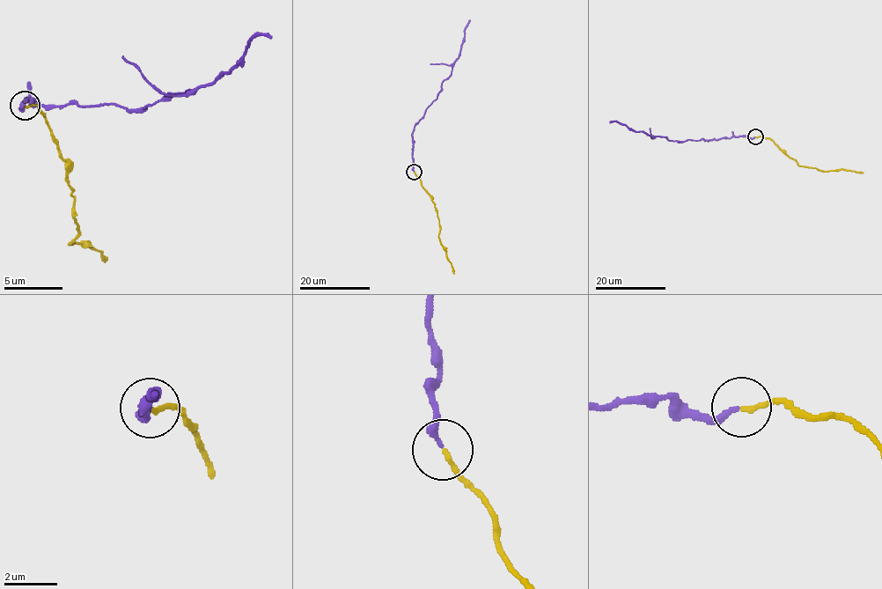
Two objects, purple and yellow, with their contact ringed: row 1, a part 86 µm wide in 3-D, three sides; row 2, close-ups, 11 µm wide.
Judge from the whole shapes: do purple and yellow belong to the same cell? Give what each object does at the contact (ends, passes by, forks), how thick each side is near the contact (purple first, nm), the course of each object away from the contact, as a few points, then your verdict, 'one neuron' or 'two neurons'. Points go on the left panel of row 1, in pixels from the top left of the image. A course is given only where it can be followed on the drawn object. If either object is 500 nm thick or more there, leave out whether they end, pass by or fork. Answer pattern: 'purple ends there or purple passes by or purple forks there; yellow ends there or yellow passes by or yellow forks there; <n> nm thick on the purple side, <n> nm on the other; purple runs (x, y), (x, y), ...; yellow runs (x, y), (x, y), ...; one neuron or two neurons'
purple ends there; yellow ends there; 240 nm thick on the purple side, 180 nm on the other; purple runs (24, 105), (25, 99), (40, 104), (142, 107), (183, 94), (229, 72), (256, 35), (271, 39); yellow runs (24, 105), (36, 106), (41, 113), (64, 162), (77, 233), (69, 244), (88, 242), (88, 246), (106, 260); one neuron

